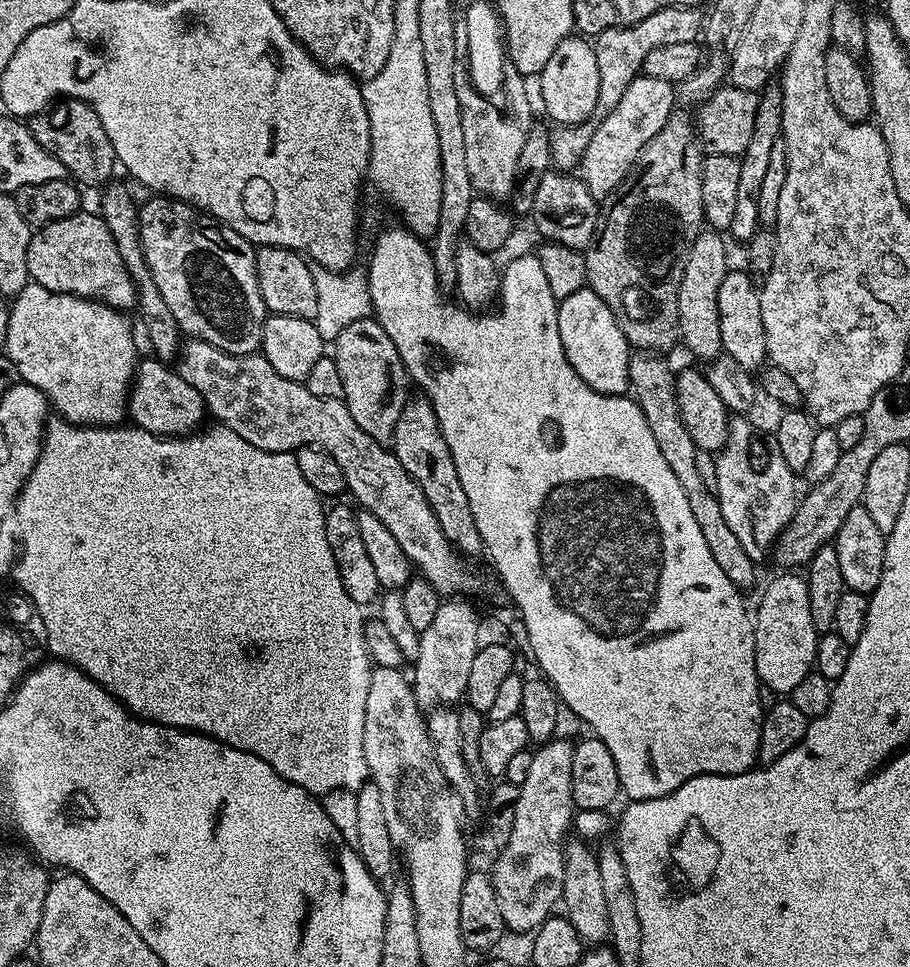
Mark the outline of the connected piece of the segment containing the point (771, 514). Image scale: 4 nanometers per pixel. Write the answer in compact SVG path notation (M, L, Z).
M732 418L728 421L728 437L724 447L716 456L716 487L714 489L718 502L722 506L722 518L726 518L726 526L734 530L738 542L742 542L742 550L750 554L750 558L757 562L763 561L764 555L773 551L774 545L779 540L782 530L790 522L796 512L798 492L796 496L797 473L786 466L786 458L774 446L769 447L765 456L756 456L756 432L746 418Z

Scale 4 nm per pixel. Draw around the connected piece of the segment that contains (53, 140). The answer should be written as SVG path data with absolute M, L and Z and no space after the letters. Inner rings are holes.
M57 99L44 111L31 117L30 127L41 146L54 154L54 158L62 162L65 173L85 189L96 188L104 183L107 185L113 179L112 171L118 168L118 161L110 134L106 134L106 126L102 126L98 114L84 100Z

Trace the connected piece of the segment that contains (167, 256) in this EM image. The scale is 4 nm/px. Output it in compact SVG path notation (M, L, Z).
M153 195L151 200L139 205L139 209L140 241L148 269L166 306L170 306L170 314L174 314L174 322L181 333L194 340L210 342L210 346L218 346L218 350L235 356L259 353L266 309L258 290L256 248L253 244L230 225L171 196Z

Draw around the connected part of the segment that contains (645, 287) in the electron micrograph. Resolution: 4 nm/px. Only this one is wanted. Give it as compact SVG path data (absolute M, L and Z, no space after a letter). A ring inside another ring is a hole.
M673 118L666 126L662 126L662 130L658 130L658 134L654 134L654 138L650 138L650 142L644 144L636 160L636 167L612 193L610 200L613 204L605 216L603 213L598 231L584 252L587 287L598 294L606 306L610 306L629 345L641 352L668 354L680 340L678 290L682 282L682 270L686 270L686 258L705 223L702 178L706 156L700 153L701 145L693 125L689 121L688 124Z

